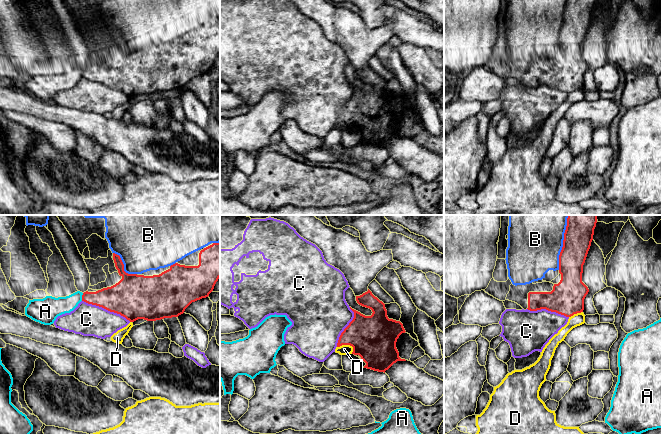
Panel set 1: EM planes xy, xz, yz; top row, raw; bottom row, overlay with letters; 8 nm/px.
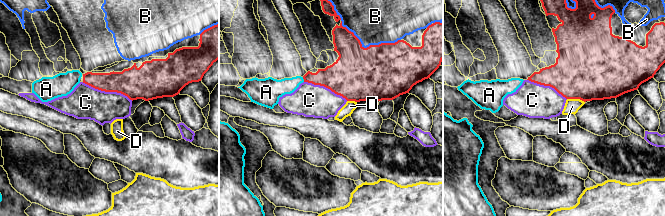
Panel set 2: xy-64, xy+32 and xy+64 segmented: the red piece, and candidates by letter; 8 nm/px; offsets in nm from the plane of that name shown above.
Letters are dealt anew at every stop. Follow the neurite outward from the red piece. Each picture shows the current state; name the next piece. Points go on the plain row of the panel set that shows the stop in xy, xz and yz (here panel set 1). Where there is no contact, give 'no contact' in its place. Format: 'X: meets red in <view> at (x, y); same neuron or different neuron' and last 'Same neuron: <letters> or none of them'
A: meets red in xy at (82, 73); different neuron
B: meets red in yz at (562, 23); different neuron
C: meets red in xy at (106, 85); different neuron
D: meets red in xz at (347, 120); different neuron
Same neuron: none of them

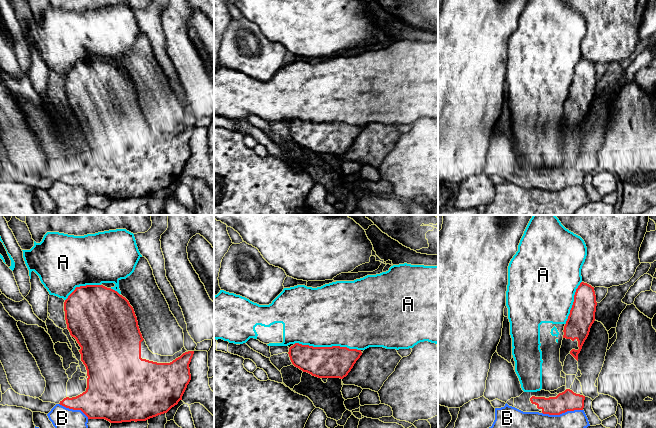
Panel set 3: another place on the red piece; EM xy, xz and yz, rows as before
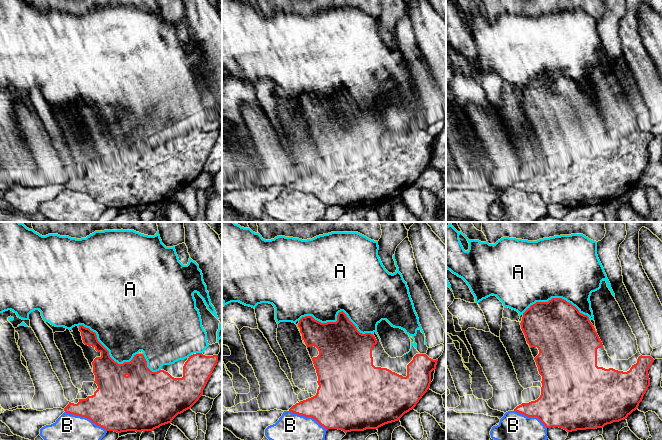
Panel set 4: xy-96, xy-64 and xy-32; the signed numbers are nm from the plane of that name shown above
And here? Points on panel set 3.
A: meets red in xz at (327, 123); different neuron
B: meets red in yz at (562, 188); different neuron
Same neuron: none of them

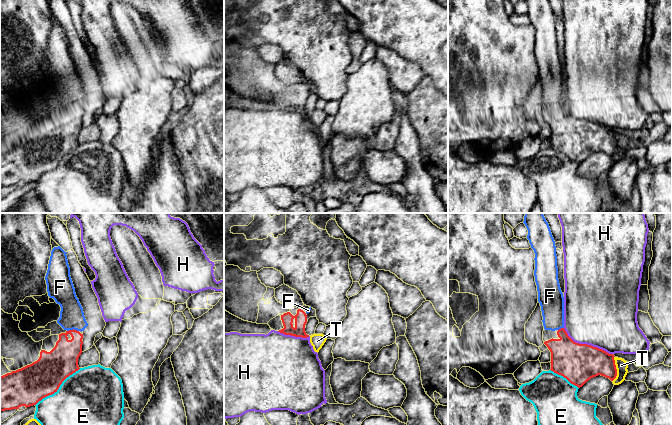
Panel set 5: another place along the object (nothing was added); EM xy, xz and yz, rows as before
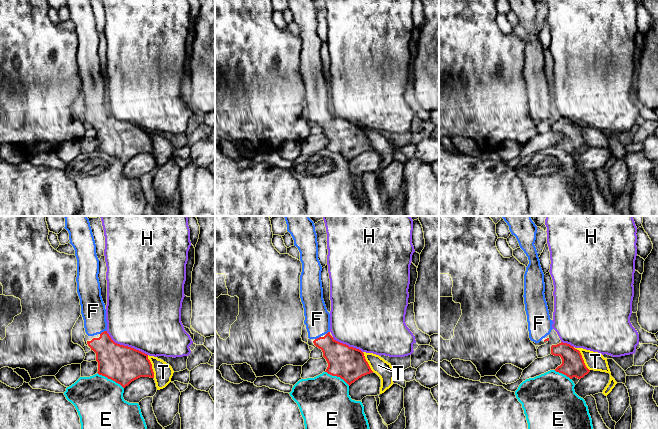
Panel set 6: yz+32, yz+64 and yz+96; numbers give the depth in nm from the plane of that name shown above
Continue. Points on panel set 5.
E: meets red in xy at (58, 164); different neuron
F: meets red in xy at (73, 105); same neuron
H: meets red in yz at (586, 120); different neuron
T: meets red in yz at (616, 145); different neuron
Same neuron: F

